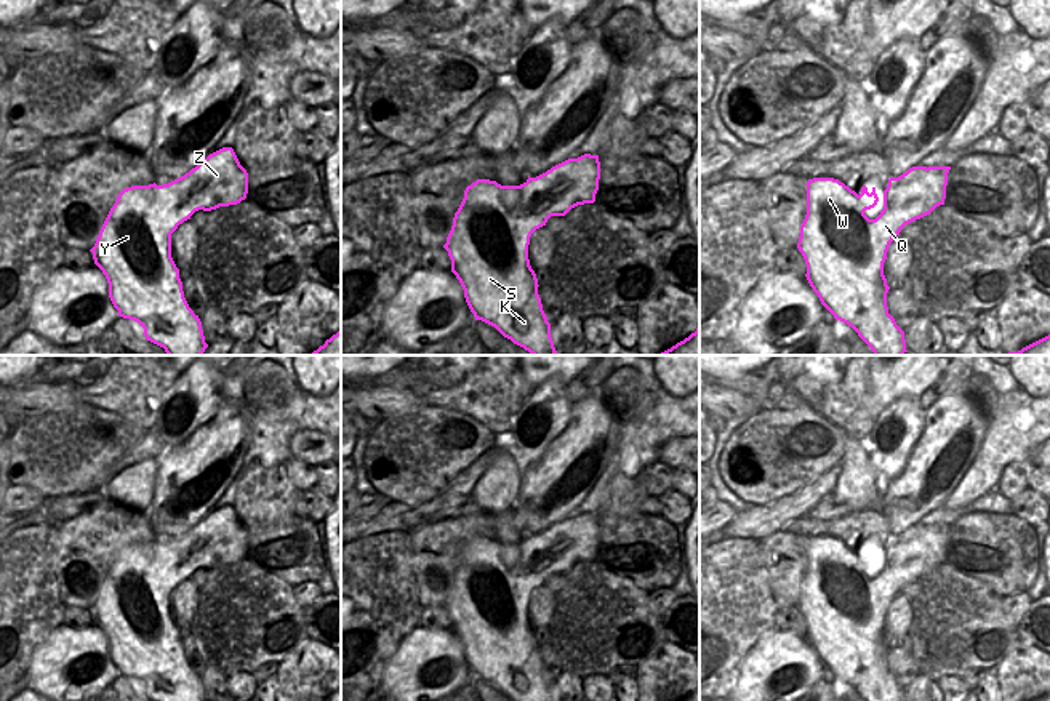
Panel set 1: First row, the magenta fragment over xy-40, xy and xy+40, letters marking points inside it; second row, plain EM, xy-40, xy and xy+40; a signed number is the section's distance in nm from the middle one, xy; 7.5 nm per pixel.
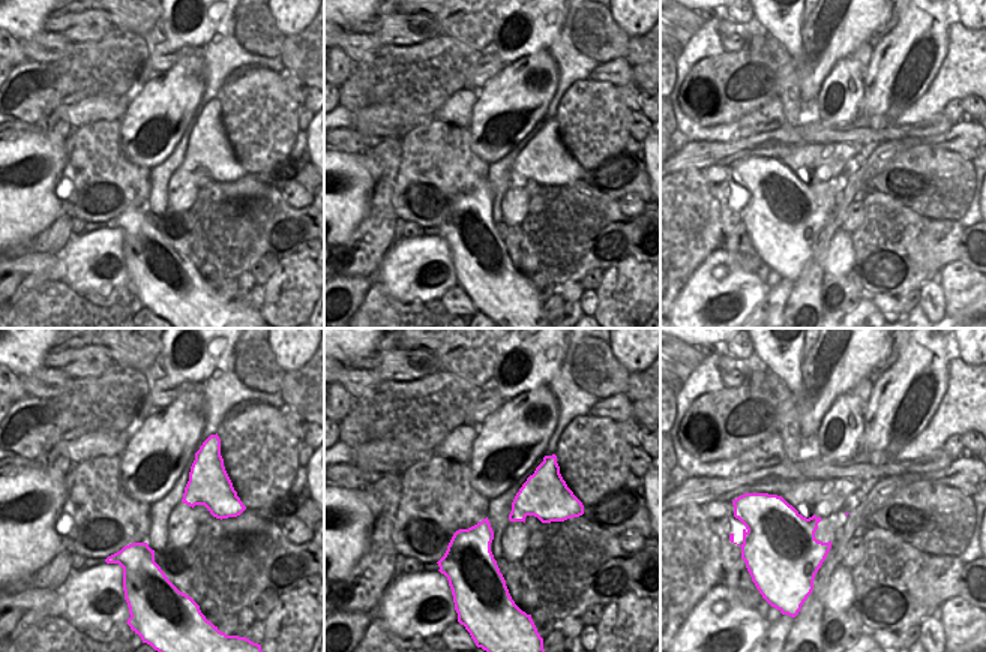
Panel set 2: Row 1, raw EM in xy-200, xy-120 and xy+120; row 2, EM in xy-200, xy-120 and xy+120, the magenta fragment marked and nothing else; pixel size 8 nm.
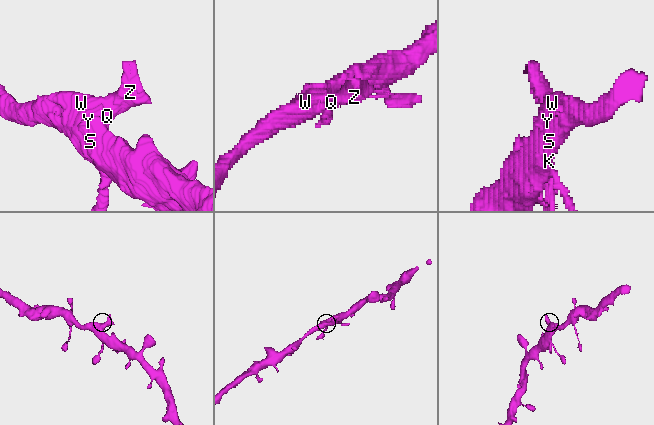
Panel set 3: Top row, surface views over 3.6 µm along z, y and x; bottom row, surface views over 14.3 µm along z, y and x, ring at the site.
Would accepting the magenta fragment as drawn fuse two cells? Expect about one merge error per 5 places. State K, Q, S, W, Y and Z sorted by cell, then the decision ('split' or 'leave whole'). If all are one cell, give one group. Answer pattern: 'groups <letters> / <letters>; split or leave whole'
groups K Q S W Y Z; leave whole

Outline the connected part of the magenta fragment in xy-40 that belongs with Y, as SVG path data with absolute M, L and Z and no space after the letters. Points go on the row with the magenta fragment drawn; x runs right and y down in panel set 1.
M222 147L168 184L123 189L90 250L107 278L109 298L118 315L138 322L146 339L163 347L168 355L202 355L208 347L202 322L184 298L179 269L171 258L171 234L195 211L237 205L246 194L246 170L232 147Z

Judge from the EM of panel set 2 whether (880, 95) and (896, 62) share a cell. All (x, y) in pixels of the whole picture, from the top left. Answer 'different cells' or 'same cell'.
same cell

